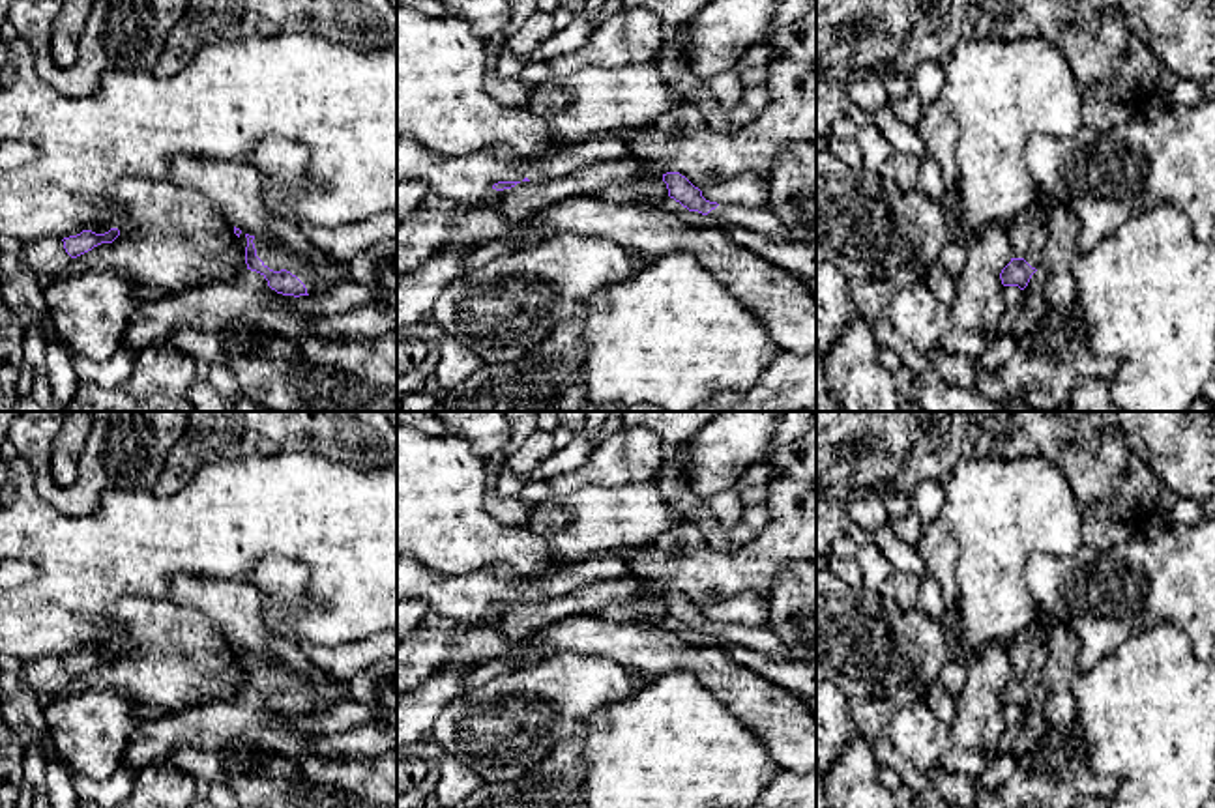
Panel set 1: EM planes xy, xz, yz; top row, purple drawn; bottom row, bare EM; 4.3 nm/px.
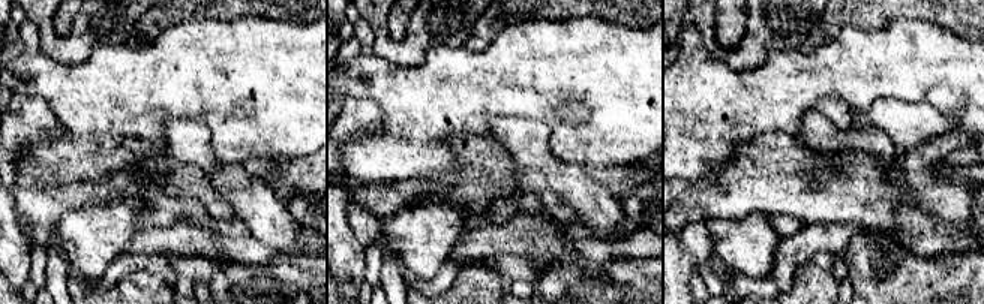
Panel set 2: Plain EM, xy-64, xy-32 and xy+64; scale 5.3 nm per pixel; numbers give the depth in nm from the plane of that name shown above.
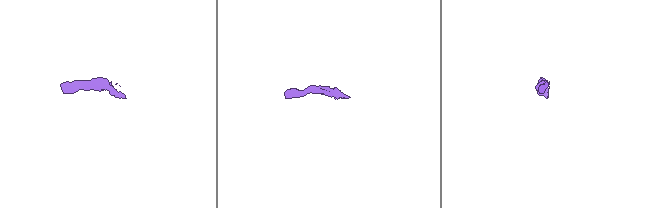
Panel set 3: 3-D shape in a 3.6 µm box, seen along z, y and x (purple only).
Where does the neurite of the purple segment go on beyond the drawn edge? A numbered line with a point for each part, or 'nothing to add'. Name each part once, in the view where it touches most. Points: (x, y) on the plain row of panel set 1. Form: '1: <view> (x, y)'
1: xy (272, 674)
2: xz (465, 599)

